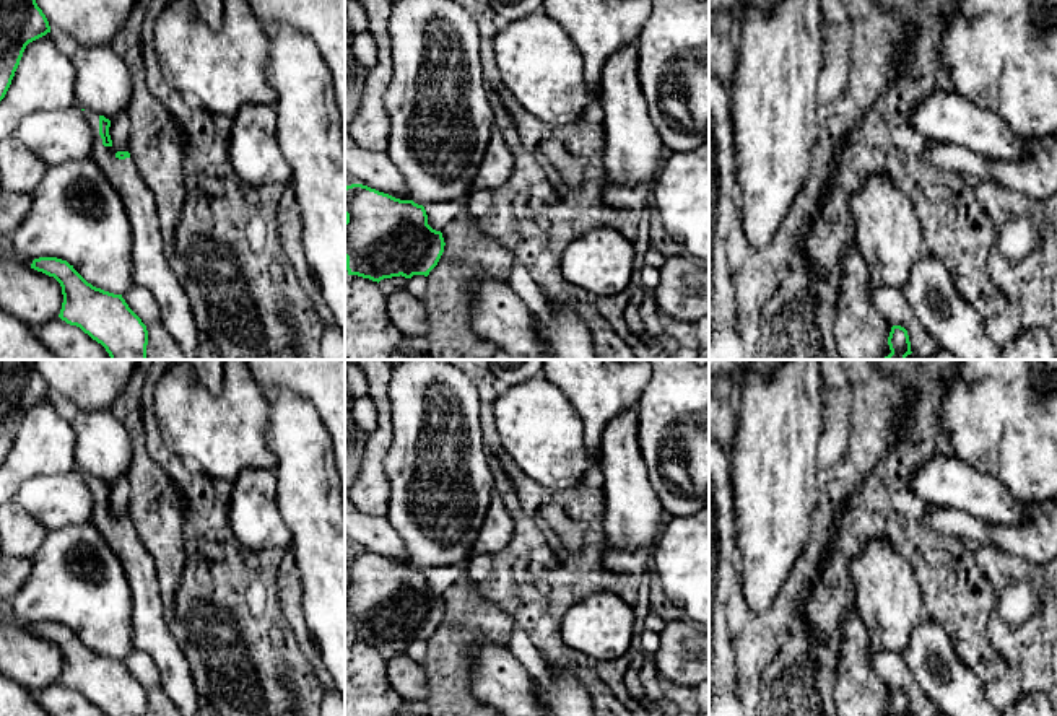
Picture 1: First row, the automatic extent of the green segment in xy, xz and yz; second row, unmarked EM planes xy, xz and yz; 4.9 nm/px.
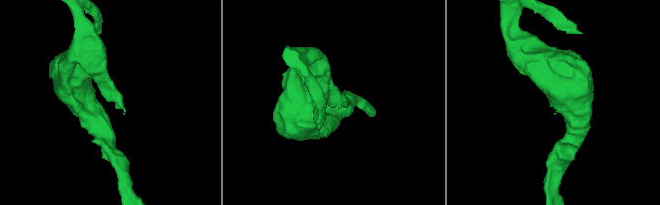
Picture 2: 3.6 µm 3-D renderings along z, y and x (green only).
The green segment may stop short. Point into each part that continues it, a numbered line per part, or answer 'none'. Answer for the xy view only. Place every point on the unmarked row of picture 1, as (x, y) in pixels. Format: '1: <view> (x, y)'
1: xy (150, 630)

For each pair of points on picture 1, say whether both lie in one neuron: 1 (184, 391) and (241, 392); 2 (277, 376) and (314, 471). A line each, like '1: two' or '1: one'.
1: one
2: two

